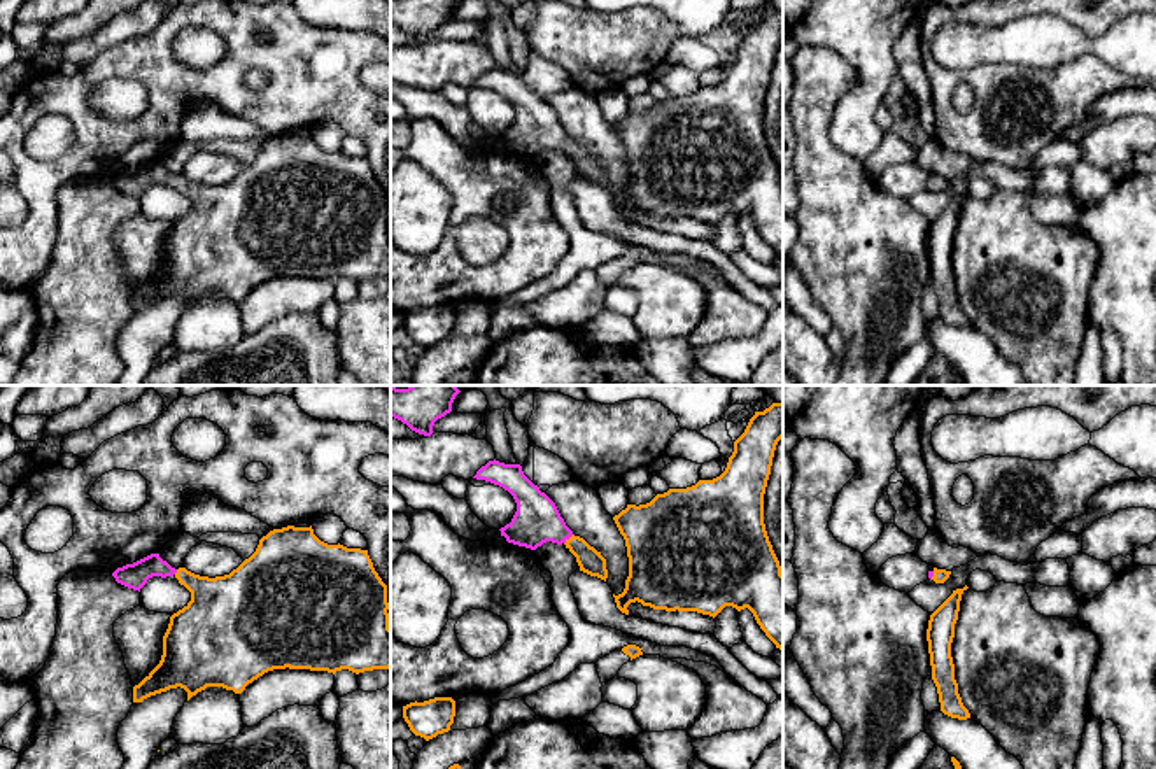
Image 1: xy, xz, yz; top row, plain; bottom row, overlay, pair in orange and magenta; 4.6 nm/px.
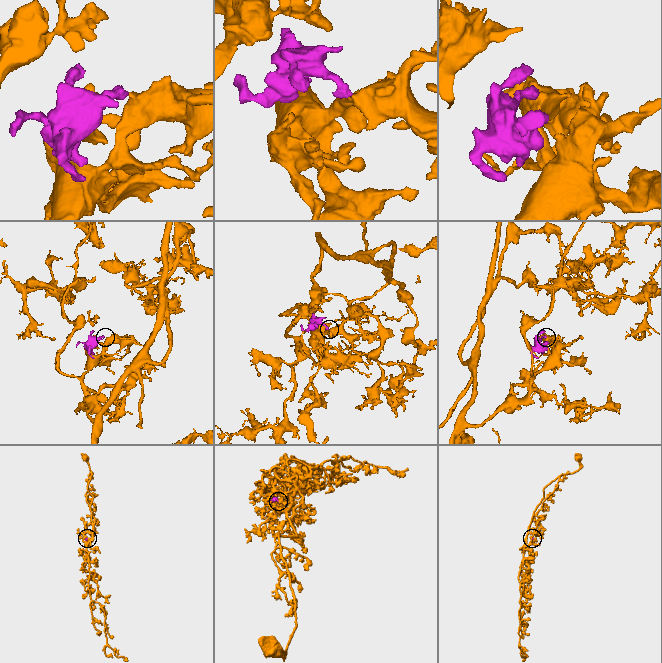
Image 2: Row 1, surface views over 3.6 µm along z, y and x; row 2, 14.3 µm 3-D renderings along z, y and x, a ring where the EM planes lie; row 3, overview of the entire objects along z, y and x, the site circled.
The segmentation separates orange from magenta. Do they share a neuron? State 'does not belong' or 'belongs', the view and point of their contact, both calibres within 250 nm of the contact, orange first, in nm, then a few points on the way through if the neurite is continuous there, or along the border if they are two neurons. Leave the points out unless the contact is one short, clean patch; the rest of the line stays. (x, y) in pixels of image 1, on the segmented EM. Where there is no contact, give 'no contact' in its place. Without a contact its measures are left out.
belongs | xz (568, 540) | 120/220 nm | across xz (591, 561), (568, 540), (550, 526), (536, 521)

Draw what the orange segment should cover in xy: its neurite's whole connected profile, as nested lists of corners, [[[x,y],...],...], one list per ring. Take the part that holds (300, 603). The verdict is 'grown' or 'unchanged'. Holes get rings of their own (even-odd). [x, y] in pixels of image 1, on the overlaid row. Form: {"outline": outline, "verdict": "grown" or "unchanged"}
{"outline": [[[312,526],[270,531],[259,540],[256,552],[224,576],[208,578],[186,568],[175,569],[159,554],[117,568],[112,576],[117,583],[138,592],[152,576],[175,576],[191,592],[191,601],[170,617],[159,664],[133,687],[133,702],[177,687],[187,692],[187,701],[207,687],[222,687],[242,694],[264,673],[285,667],[333,674],[342,669],[359,674],[391,667],[387,585],[375,571],[368,550],[347,548],[340,543],[328,545],[314,534]]], "verdict": "grown"}

